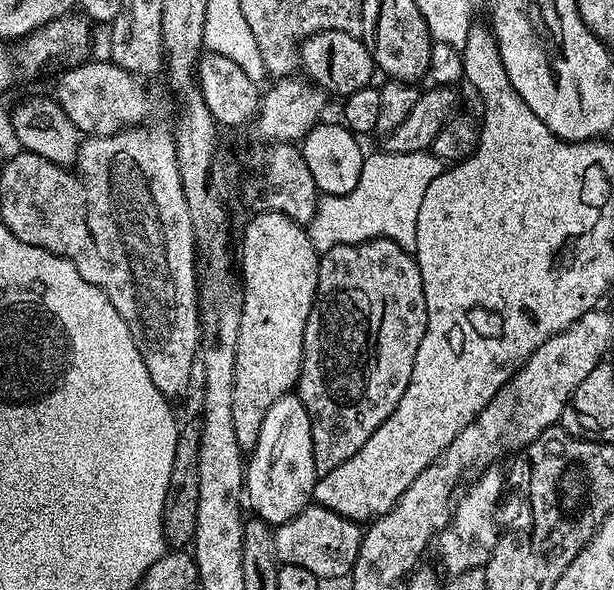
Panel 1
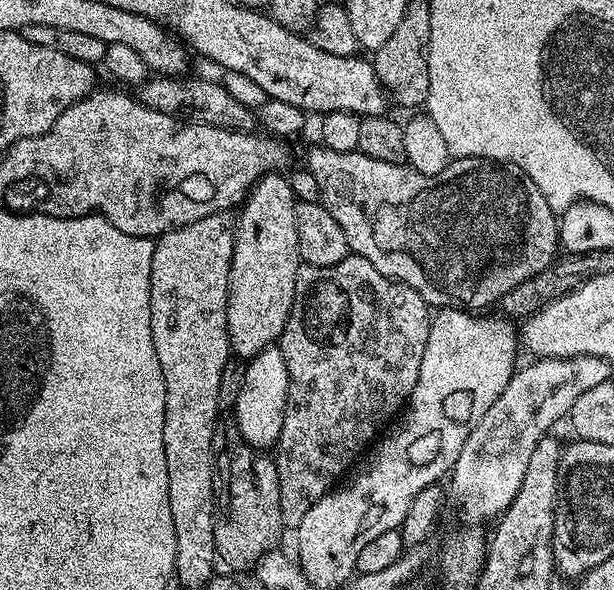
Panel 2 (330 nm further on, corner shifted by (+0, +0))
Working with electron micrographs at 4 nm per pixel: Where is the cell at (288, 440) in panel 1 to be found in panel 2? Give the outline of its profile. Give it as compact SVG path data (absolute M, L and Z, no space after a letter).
M273 346L251 357L244 370L242 390L236 399L234 415L245 445L271 449L279 441L284 407L288 404L288 371L279 347Z

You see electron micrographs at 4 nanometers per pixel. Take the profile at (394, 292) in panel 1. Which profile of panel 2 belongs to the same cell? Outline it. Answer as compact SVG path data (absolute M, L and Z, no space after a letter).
M349 254L342 262L338 262L329 268L311 269L308 281L301 283L298 288L298 307L295 309L295 318L288 320L284 327L284 333L280 335L278 347L284 356L286 370L288 371L288 404L284 407L284 421L280 438L275 445L276 452L276 480L275 488L280 495L280 509L285 529L295 530L299 528L302 518L306 518L317 500L321 500L326 493L337 487L340 475L355 462L360 456L360 451L375 438L380 432L380 427L395 414L403 409L411 401L412 391L416 388L418 374L422 370L422 354L426 354L426 342L430 338L430 330L434 319L427 300L422 298L420 292L415 292L410 286L401 284L399 280L392 280L386 274L382 274L374 268L374 262L370 262L362 256Z

